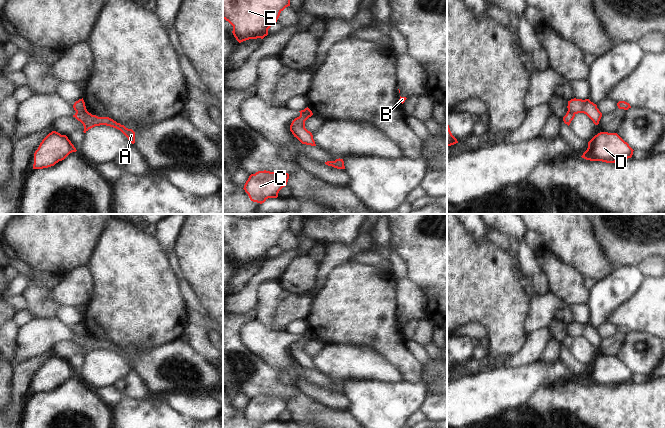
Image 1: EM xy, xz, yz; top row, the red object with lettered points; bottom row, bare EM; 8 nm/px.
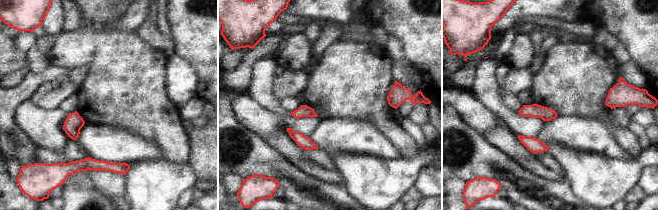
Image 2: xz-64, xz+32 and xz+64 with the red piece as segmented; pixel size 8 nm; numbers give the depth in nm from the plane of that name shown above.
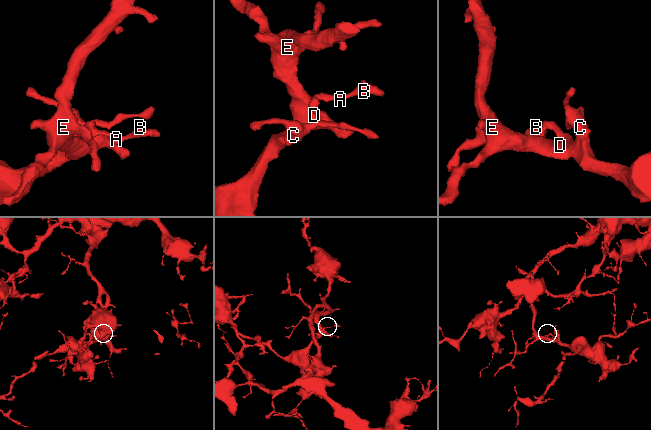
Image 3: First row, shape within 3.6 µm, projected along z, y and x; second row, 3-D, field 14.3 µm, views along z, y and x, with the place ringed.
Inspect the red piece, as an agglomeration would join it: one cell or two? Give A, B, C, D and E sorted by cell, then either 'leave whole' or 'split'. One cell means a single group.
A B / C D E | split

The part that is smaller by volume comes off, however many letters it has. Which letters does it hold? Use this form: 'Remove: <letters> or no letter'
Remove: A, B

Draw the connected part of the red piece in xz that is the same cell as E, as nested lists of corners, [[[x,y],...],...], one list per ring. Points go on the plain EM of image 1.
[[[232,214],[223,216],[223,243],[233,250],[233,259],[241,267],[249,263],[263,263],[268,253],[277,246],[280,237],[290,230],[291,220],[297,214],[272,214],[263,218],[239,219]]]

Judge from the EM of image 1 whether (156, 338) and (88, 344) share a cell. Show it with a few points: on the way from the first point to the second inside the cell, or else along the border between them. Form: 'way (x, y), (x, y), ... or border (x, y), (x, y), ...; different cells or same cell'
border (88, 336), (98, 340), (108, 340), (119, 347); different cells

